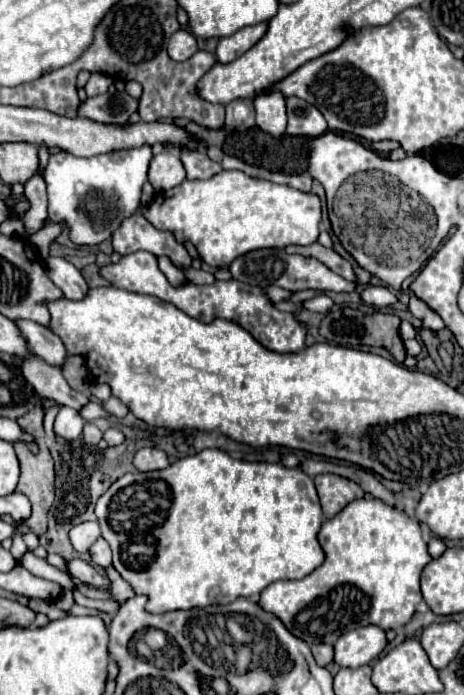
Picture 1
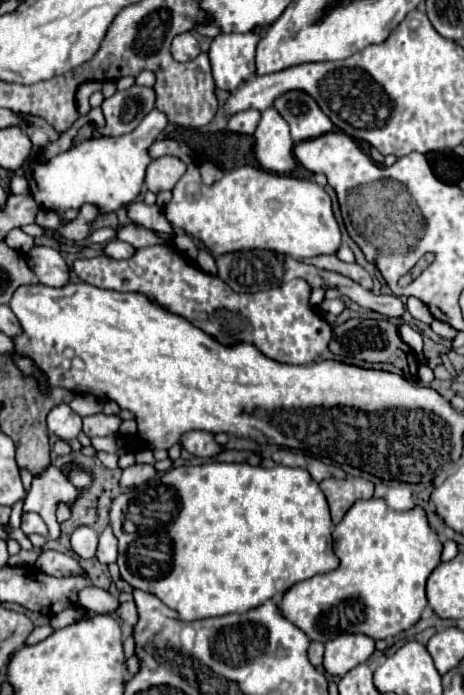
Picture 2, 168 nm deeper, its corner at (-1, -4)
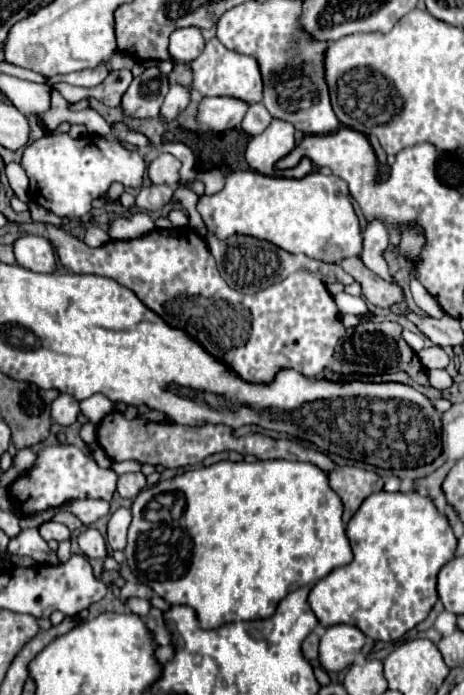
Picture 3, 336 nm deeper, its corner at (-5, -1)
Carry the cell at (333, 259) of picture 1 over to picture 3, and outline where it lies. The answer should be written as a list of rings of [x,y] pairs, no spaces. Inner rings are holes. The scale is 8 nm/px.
[[[348,257],[348,259],[342,259],[338,263],[344,271],[348,271],[360,285],[362,285],[362,295],[378,305],[378,307],[390,307],[394,303],[402,303],[404,297],[402,297],[402,289],[380,279],[378,275],[374,275],[358,257]]]

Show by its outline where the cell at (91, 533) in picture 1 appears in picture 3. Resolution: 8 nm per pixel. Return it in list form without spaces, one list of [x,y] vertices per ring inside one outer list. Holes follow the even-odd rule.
[[[88,527],[86,531],[82,531],[78,535],[78,545],[80,545],[80,549],[82,549],[82,553],[86,557],[100,557],[100,559],[104,559],[108,555],[104,537],[92,527]]]

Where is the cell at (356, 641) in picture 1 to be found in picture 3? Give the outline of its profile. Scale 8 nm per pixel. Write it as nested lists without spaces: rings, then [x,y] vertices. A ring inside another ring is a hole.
[[[352,625],[328,627],[320,639],[320,663],[326,671],[342,671],[362,651],[366,635]]]

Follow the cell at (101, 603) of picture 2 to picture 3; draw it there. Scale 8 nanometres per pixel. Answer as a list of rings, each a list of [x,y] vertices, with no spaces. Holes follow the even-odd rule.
[[[130,597],[130,599],[126,599],[126,607],[128,607],[132,613],[136,613],[138,617],[144,617],[144,615],[148,613],[148,609],[150,609],[150,603],[148,603],[148,599]]]

